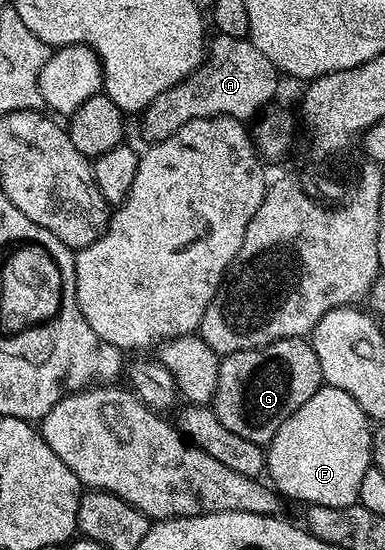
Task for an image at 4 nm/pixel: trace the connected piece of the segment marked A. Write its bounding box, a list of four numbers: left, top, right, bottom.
[139,34,281,144]

